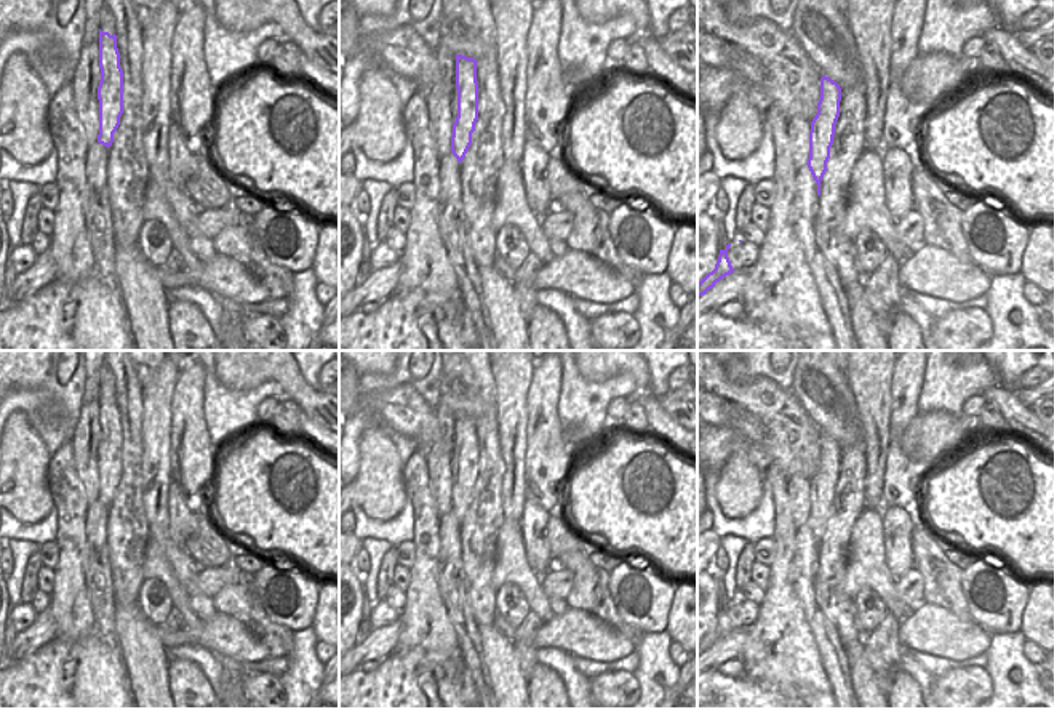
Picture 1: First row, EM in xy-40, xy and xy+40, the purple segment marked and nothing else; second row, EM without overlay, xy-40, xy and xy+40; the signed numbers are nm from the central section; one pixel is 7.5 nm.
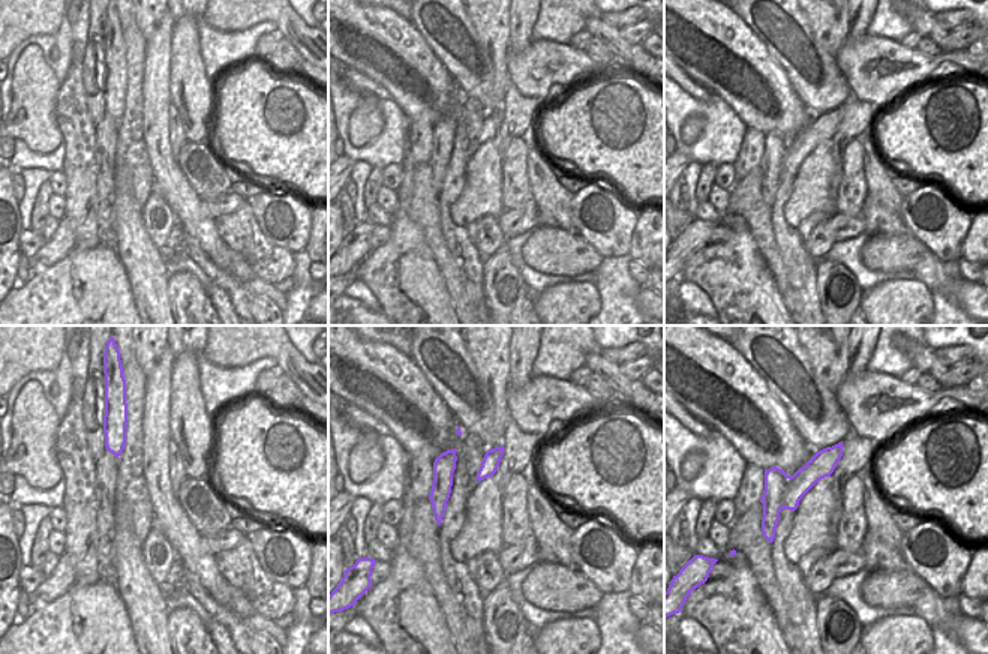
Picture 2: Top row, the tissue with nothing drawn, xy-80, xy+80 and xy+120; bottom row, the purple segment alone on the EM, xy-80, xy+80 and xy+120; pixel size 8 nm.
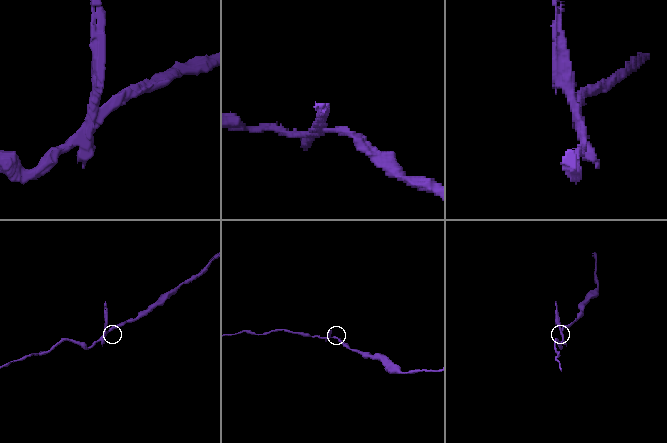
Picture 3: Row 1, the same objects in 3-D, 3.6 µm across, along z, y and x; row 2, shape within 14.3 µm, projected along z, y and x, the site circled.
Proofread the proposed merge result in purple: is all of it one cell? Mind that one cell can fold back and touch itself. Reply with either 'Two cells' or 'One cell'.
Two cells

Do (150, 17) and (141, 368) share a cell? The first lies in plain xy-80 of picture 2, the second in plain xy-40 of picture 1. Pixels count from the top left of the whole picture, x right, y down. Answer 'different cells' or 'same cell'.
same cell

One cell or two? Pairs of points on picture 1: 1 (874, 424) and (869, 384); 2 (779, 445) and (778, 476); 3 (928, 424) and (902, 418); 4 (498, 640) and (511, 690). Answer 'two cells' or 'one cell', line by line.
1: one cell
2: two cells
3: two cells
4: one cell

